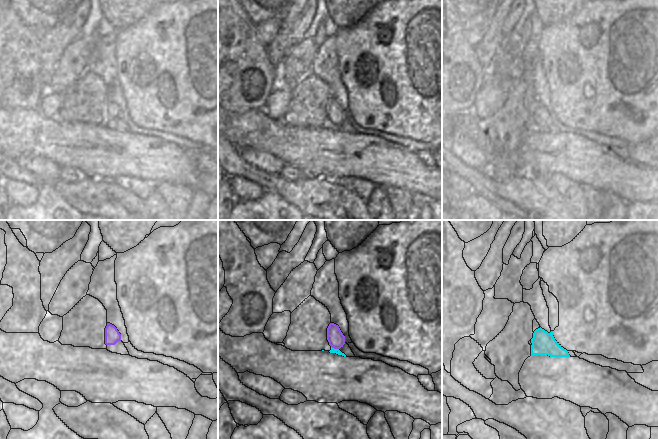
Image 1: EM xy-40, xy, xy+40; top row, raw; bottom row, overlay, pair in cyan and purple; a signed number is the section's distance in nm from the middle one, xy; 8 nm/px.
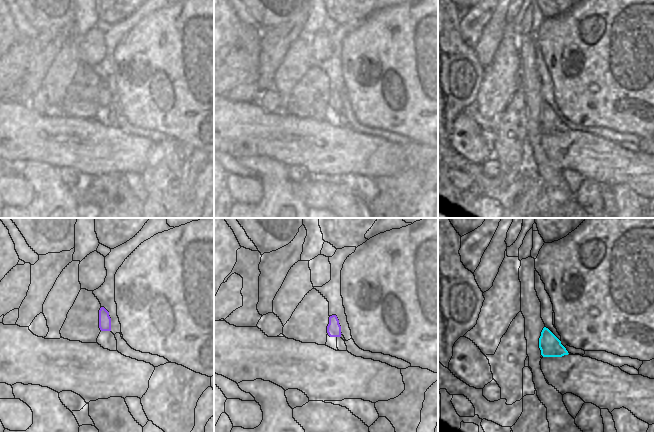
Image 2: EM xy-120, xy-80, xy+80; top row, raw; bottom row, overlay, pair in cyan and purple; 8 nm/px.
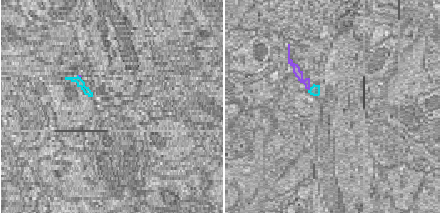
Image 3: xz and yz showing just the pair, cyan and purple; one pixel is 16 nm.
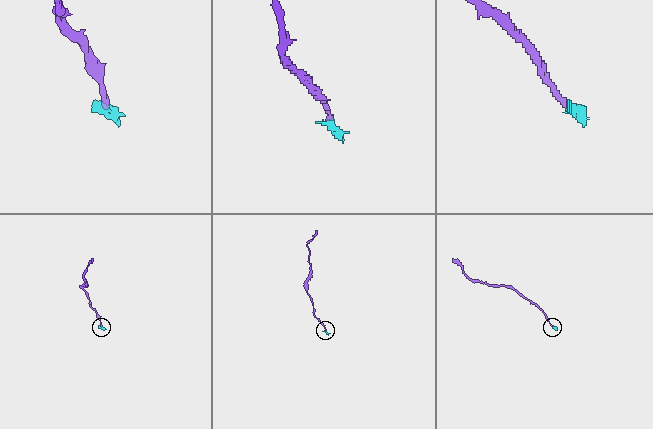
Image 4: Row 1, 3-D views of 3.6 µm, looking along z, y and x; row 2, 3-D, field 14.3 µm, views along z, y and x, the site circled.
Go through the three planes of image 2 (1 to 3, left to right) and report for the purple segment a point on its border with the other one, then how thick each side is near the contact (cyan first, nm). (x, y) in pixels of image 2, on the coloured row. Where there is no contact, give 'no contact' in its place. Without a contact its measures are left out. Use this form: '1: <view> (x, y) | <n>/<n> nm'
1: no contact
2: no contact
3: no contact

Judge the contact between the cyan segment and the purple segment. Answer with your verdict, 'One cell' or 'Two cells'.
One cell

